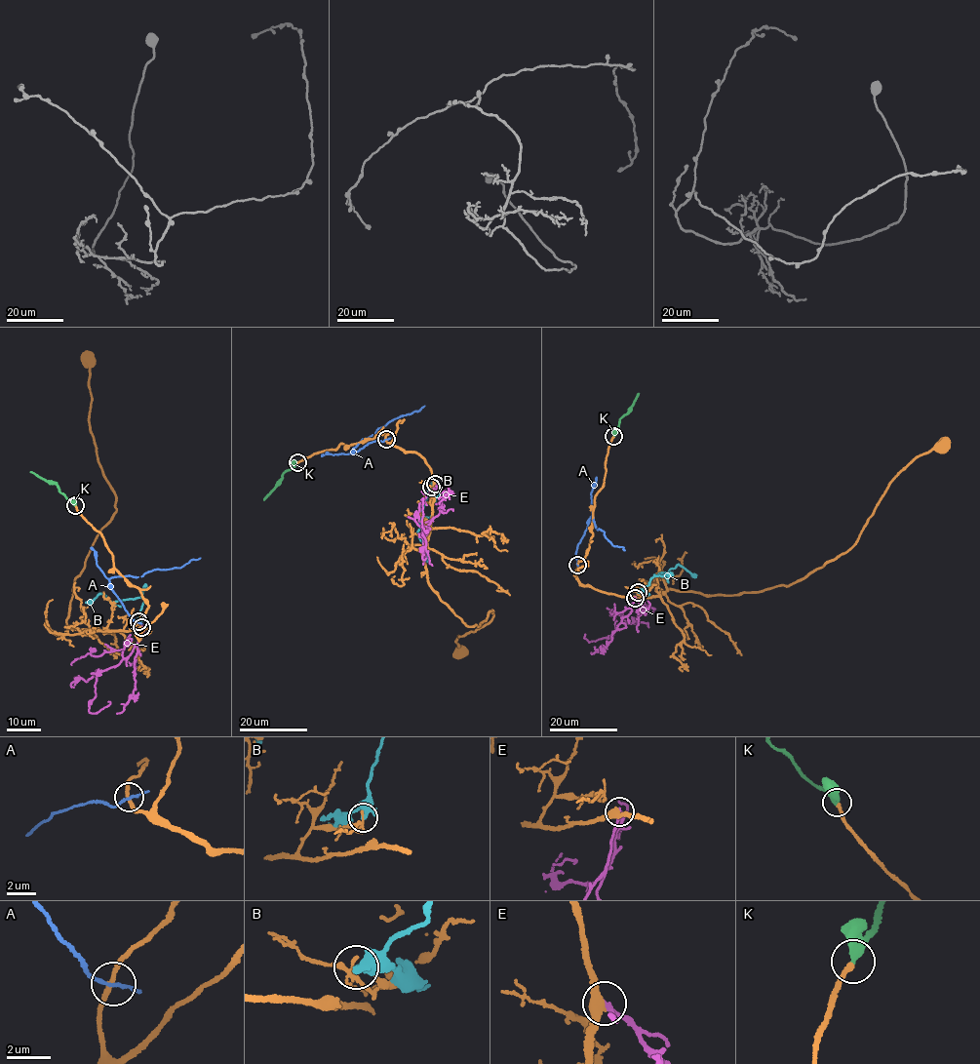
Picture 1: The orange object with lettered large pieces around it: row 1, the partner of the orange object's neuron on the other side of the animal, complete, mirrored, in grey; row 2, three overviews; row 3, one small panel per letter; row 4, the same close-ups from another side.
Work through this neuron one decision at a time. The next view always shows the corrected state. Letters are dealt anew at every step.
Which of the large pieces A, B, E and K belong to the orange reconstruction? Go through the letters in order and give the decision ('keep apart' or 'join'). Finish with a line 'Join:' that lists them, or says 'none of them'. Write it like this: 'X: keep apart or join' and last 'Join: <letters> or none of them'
A: keep apart
B: keep apart
E: keep apart
K: join
Join: K

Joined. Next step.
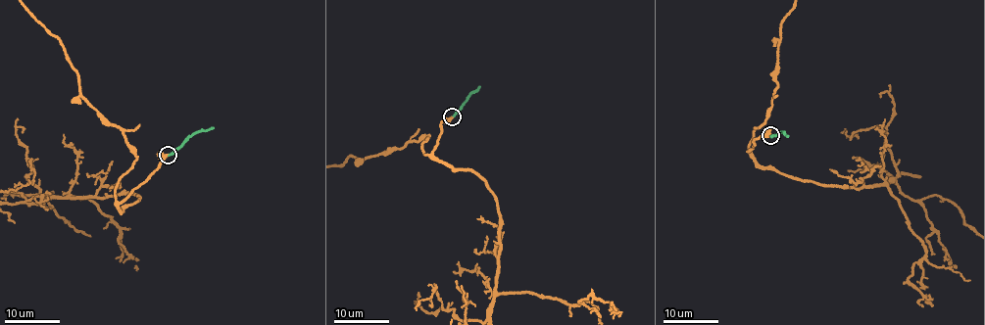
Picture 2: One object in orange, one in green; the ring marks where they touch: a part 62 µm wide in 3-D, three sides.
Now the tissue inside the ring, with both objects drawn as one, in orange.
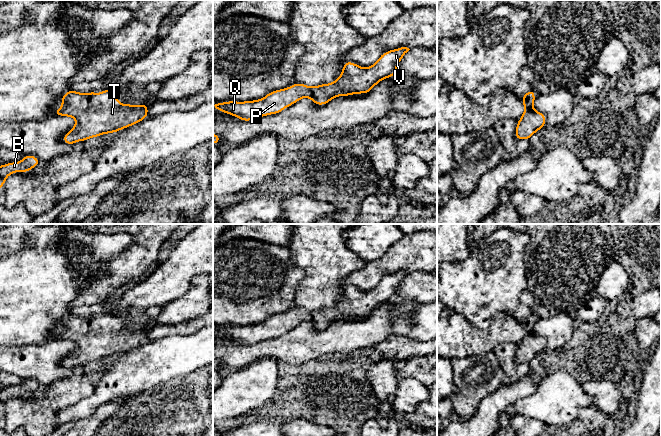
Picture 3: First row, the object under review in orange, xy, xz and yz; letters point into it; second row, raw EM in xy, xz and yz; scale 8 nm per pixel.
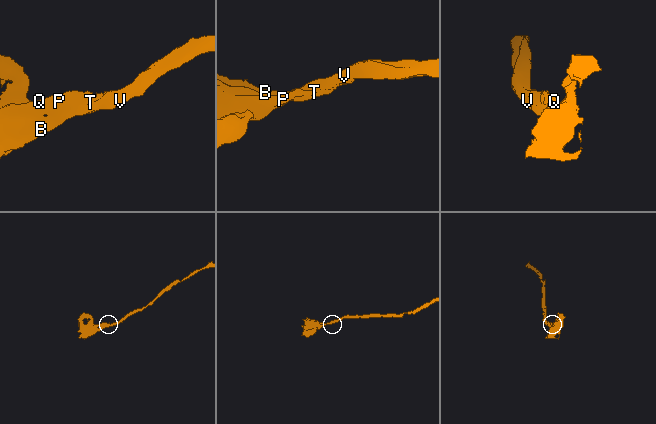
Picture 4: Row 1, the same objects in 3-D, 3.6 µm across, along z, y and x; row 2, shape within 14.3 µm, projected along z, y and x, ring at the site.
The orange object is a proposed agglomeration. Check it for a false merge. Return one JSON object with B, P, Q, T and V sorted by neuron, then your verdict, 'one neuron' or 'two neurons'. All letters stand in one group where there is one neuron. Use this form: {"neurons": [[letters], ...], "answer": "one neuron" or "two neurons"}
{"neurons": [["B", "P", "Q", "T", "V"]], "answer": "one neuron"}

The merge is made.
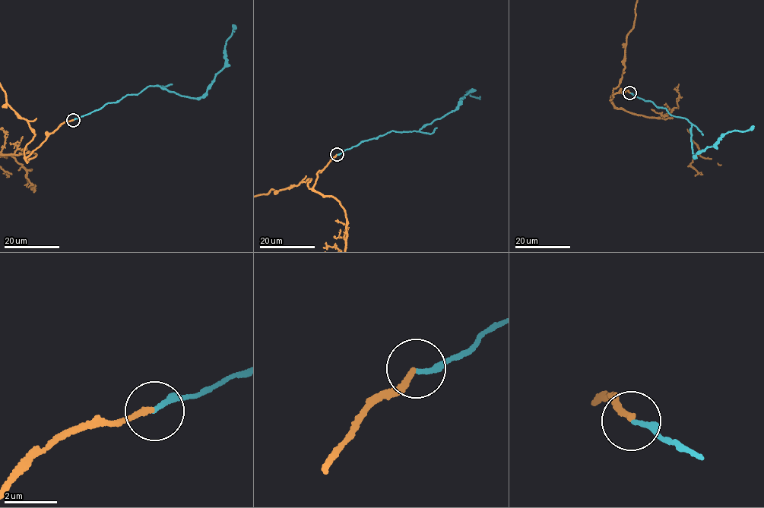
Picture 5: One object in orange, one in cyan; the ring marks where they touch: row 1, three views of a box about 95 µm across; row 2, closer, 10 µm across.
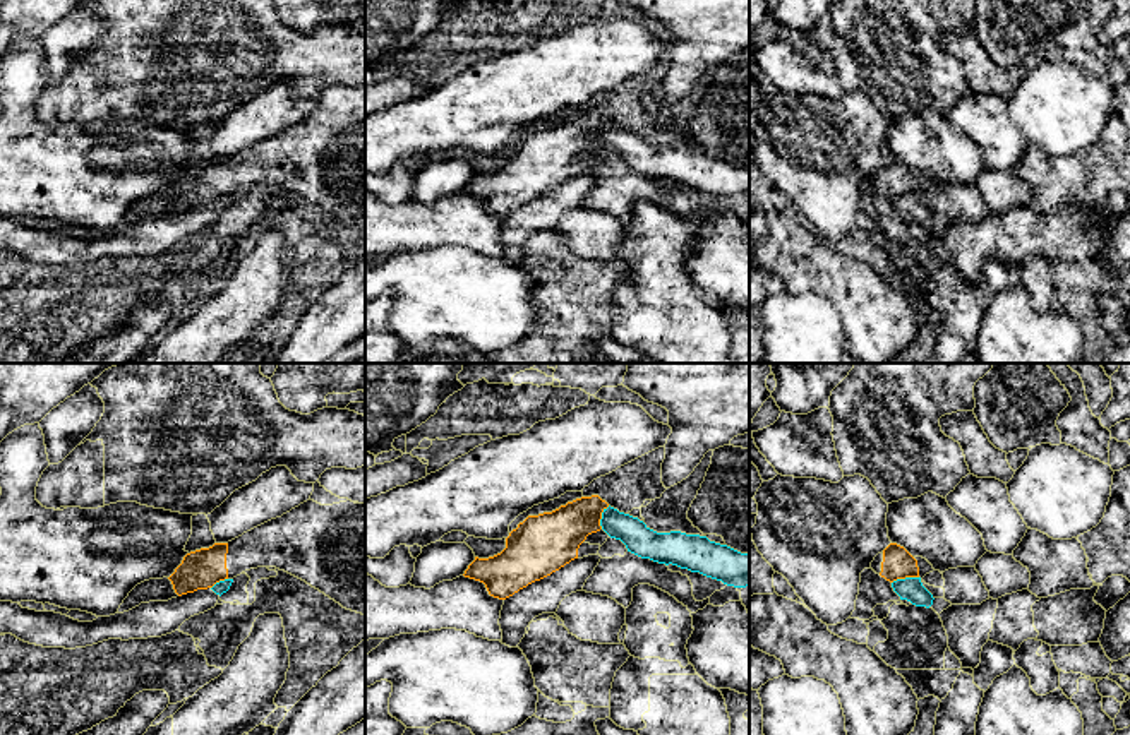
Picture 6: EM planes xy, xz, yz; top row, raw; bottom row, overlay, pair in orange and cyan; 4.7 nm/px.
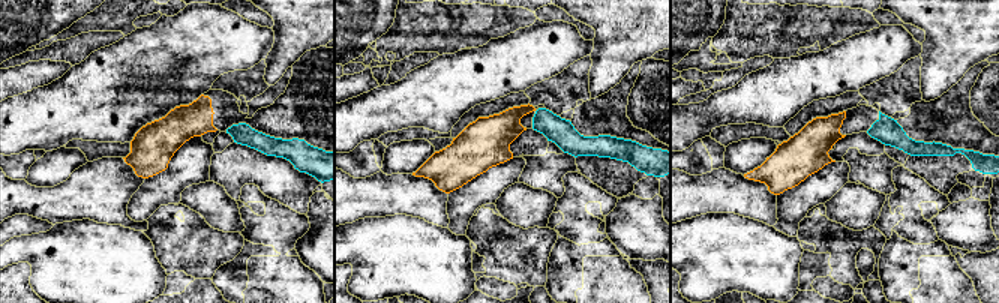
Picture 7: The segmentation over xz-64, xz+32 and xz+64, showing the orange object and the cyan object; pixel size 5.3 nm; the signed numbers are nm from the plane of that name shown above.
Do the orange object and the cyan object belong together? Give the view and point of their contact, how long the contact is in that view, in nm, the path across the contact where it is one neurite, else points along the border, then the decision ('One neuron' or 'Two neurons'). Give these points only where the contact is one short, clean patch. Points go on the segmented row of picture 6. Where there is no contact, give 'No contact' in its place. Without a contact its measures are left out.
Touches orange at yz (904, 578). Shared border 130 nm. Boundary: yz (918, 576), (907, 576), (892, 583). Two neurons

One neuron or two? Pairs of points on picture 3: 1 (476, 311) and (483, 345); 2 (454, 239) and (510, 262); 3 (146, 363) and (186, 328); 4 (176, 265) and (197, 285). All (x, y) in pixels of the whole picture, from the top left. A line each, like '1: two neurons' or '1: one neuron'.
1: two neurons
2: two neurons
3: two neurons
4: two neurons

